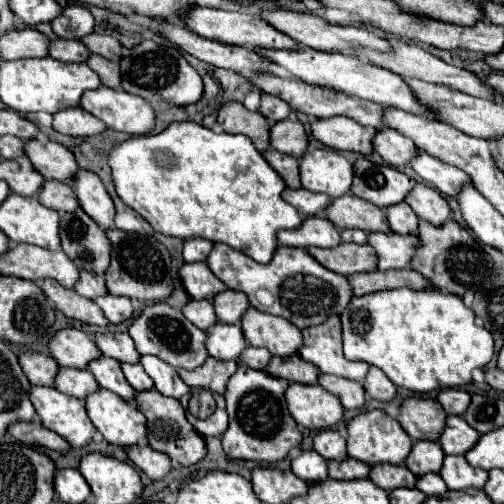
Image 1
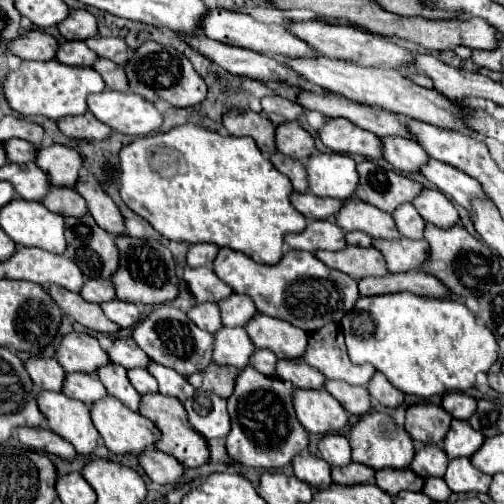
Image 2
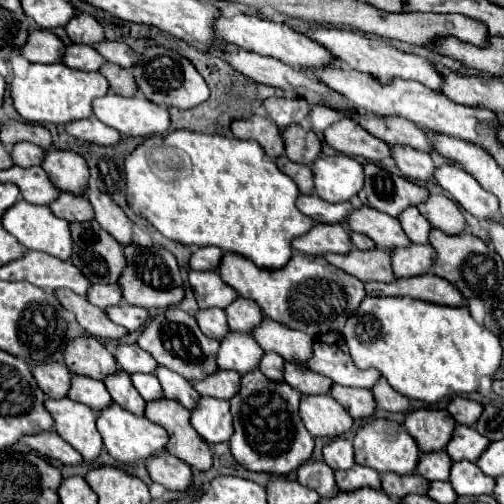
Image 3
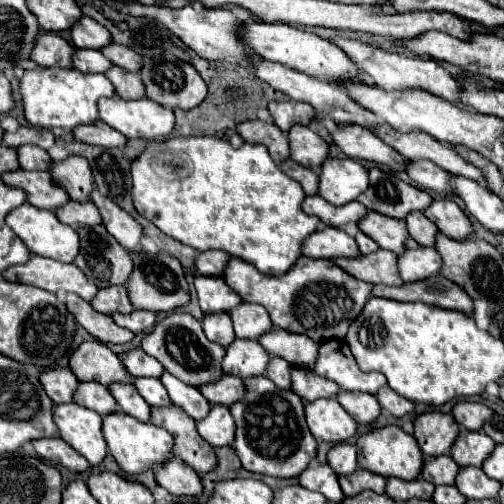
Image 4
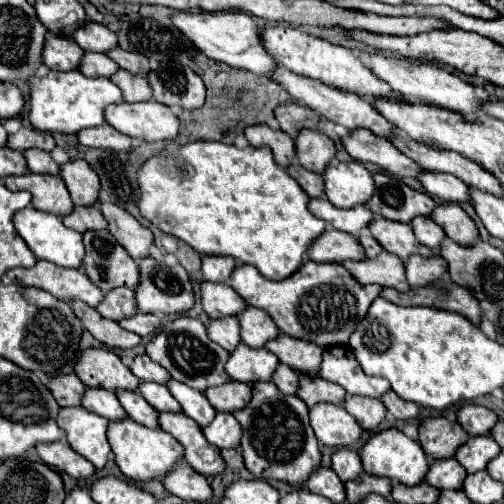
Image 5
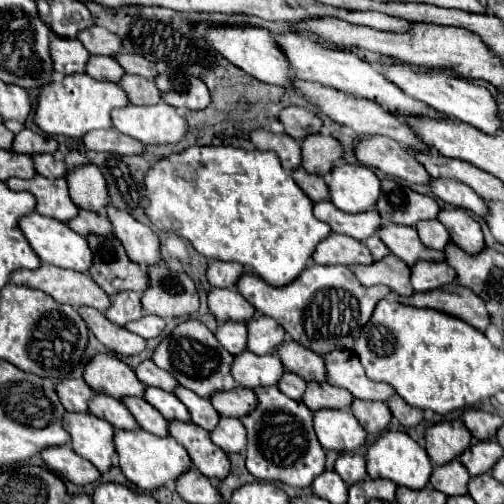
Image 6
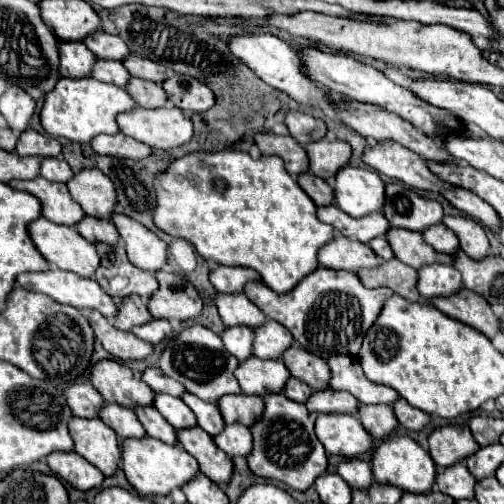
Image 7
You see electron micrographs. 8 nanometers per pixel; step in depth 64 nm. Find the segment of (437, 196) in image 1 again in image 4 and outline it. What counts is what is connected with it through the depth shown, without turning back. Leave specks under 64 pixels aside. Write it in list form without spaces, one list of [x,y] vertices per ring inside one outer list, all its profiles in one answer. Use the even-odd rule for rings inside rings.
[[[436,198],[426,210],[424,216],[436,224],[436,228],[454,240],[464,240],[472,236],[472,224],[468,216],[460,210],[458,204],[450,198]]]

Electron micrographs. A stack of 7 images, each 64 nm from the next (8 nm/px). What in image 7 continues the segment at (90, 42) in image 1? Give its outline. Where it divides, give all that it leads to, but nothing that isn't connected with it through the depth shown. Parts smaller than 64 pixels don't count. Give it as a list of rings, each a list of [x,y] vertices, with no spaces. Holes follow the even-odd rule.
[[[130,54],[128,60],[124,60],[122,64],[124,64],[126,70],[130,72],[130,76],[136,76],[136,78],[152,80],[152,82],[158,82],[158,84],[168,78],[166,72],[164,72],[164,66],[148,60],[148,58],[140,58],[140,56]]]

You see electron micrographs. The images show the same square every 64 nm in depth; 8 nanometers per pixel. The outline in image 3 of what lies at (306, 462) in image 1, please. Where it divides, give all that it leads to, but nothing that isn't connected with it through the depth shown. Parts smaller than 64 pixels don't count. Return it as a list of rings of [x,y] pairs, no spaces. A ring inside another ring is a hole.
[[[320,460],[300,464],[300,468],[296,468],[296,474],[298,474],[298,482],[302,486],[316,490],[320,496],[332,498],[338,492],[336,480],[334,480],[334,470],[328,468],[328,464],[320,462]]]

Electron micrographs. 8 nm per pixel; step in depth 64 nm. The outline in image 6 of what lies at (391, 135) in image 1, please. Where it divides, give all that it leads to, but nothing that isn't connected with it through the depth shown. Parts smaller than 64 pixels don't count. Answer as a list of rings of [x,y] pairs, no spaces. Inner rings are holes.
[[[430,178],[428,182],[432,194],[456,208],[464,208],[464,210],[472,210],[478,216],[488,214],[486,202],[466,184],[452,180],[452,178]]]

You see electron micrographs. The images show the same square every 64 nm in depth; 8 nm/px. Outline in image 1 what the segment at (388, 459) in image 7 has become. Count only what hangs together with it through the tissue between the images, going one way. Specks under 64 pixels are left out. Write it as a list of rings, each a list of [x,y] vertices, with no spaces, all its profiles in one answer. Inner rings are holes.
[[[364,410],[358,412],[356,416],[352,416],[346,424],[346,448],[348,448],[348,456],[362,460],[370,466],[378,464],[378,462],[390,462],[390,464],[402,464],[406,460],[406,456],[410,454],[412,448],[412,440],[410,436],[402,430],[402,426],[398,424],[398,420],[394,420],[392,416],[388,416],[382,410]]]

